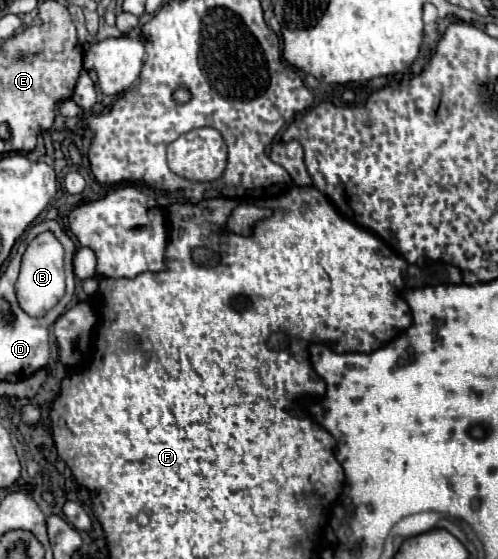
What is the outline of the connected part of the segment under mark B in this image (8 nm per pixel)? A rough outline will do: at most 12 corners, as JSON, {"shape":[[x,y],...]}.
{"shape":[[52,232],[28,244],[16,282],[26,314],[65,294],[63,247]]}

